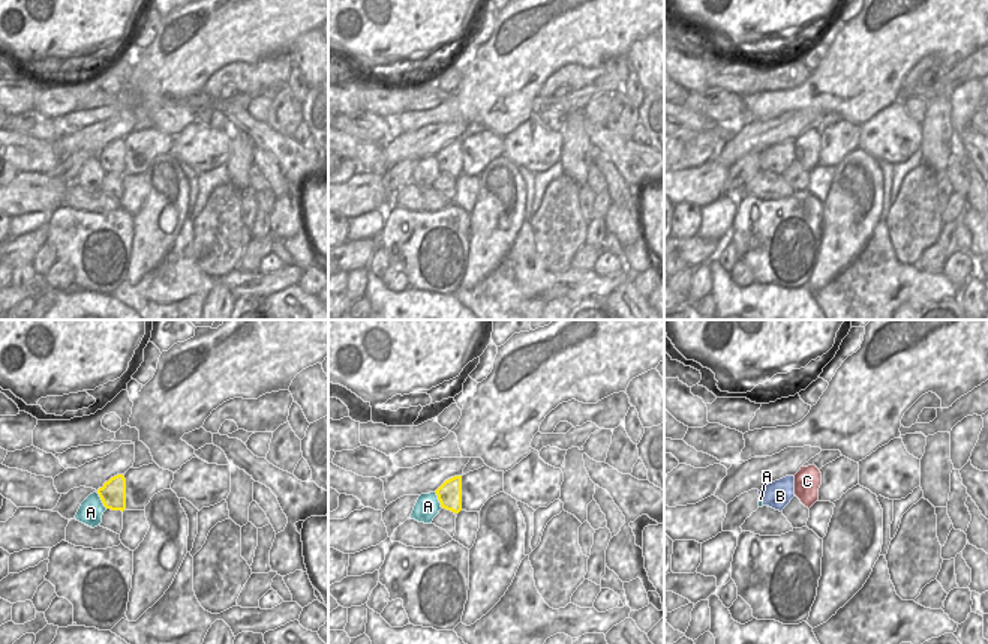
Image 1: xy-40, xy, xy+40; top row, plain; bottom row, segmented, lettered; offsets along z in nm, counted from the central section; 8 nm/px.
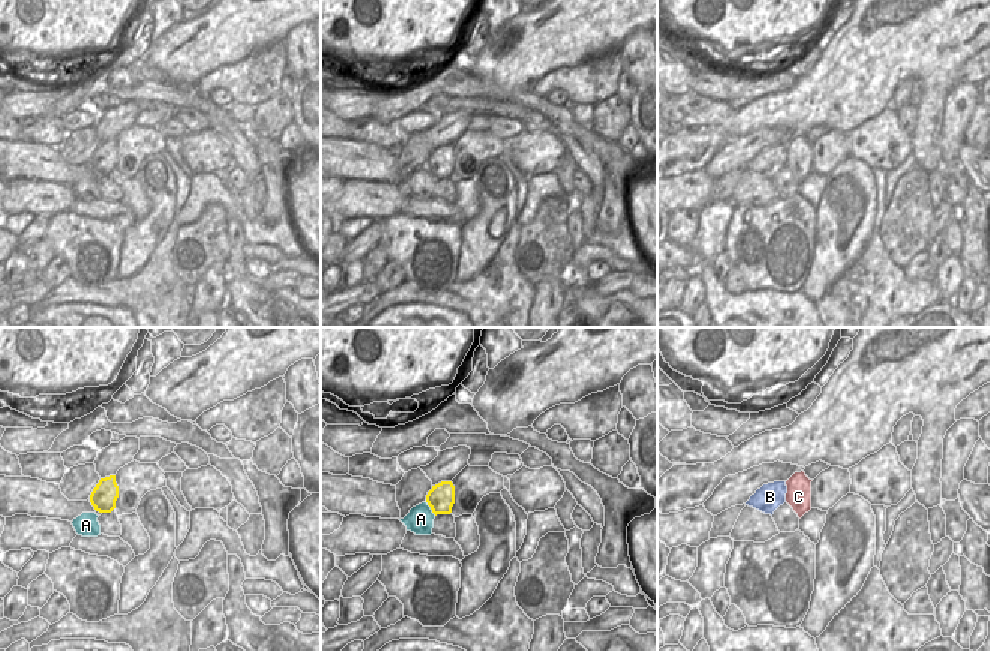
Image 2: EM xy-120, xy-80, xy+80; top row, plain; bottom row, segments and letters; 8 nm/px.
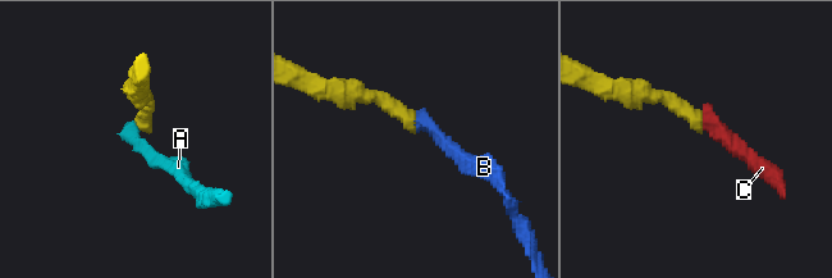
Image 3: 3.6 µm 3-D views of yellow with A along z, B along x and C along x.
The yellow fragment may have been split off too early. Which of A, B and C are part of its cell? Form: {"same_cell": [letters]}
{"same_cell": ["C"]}

